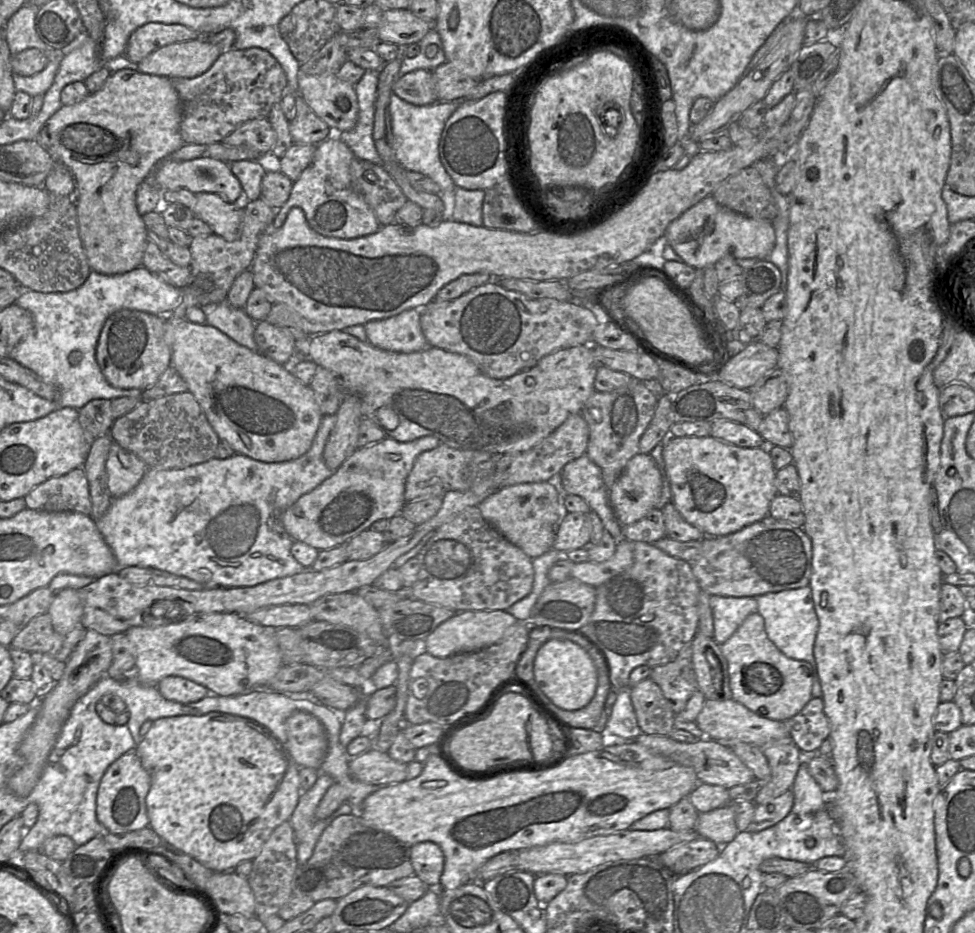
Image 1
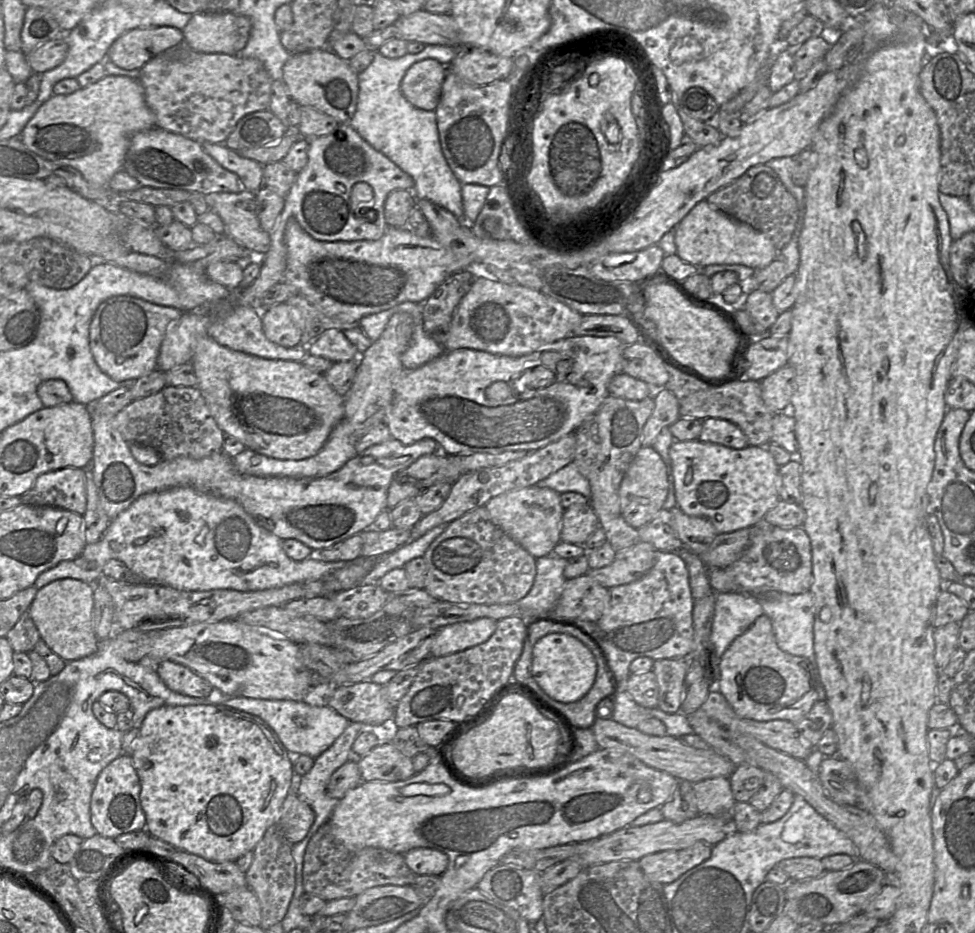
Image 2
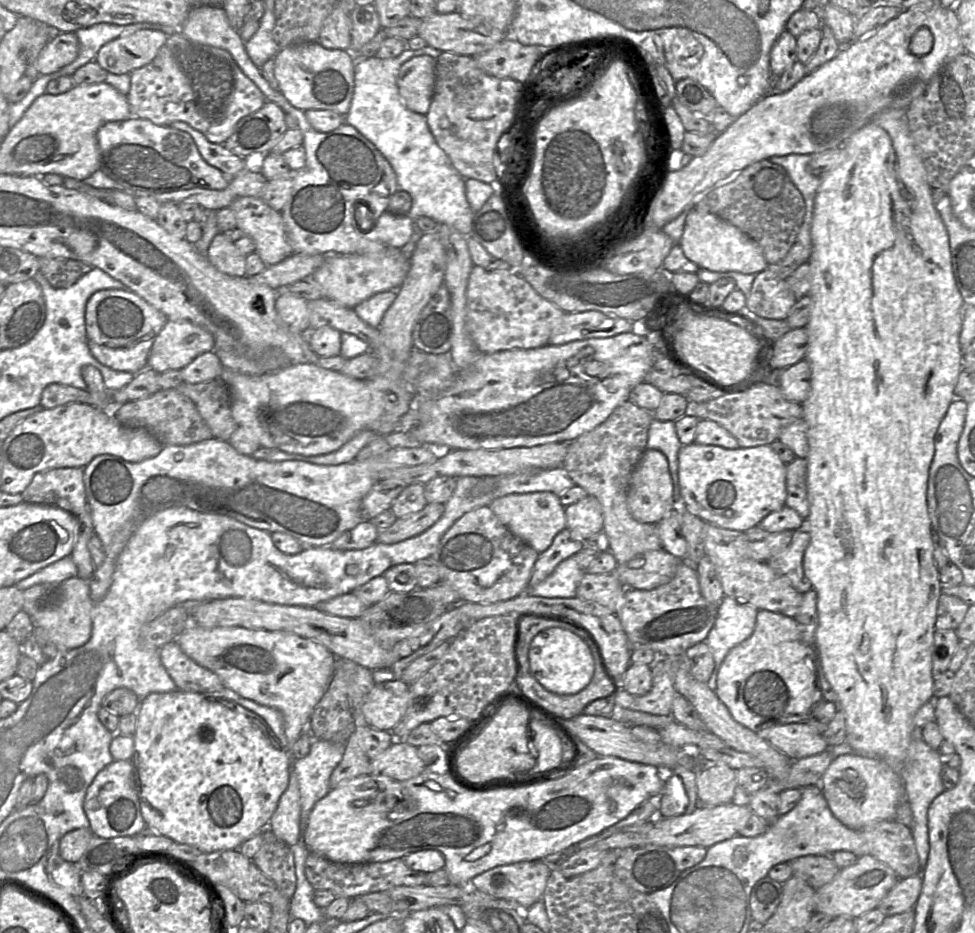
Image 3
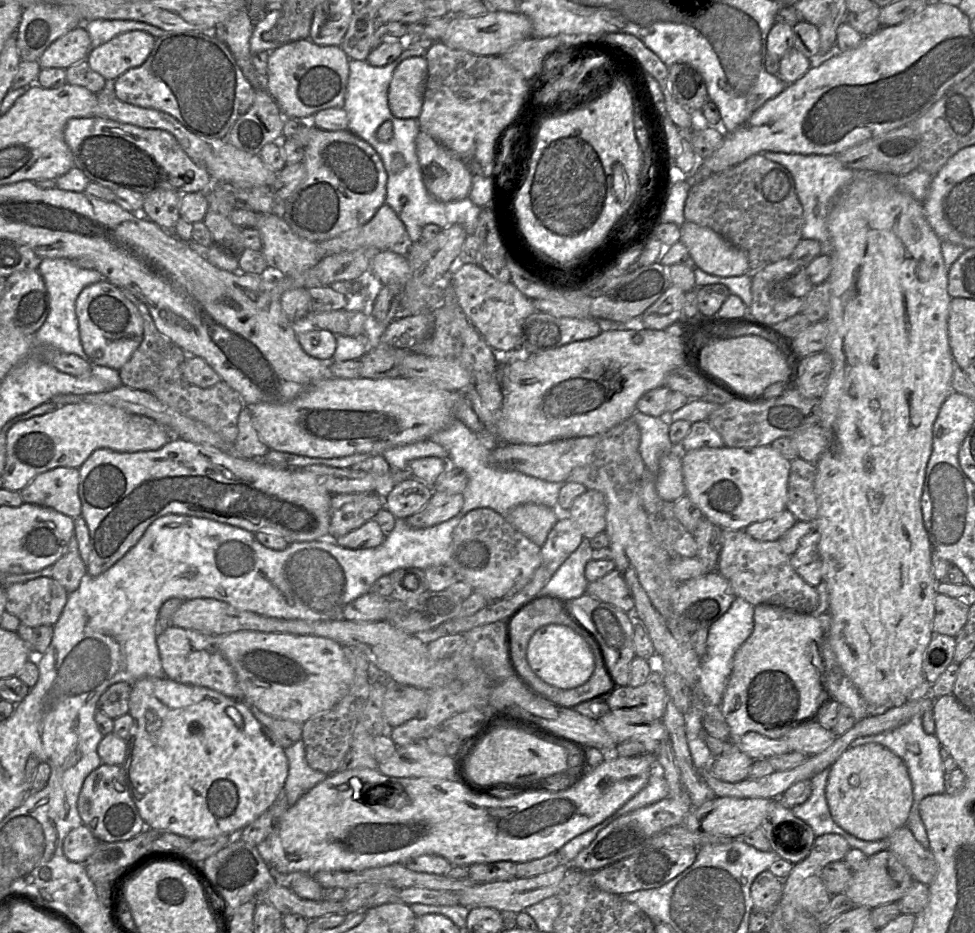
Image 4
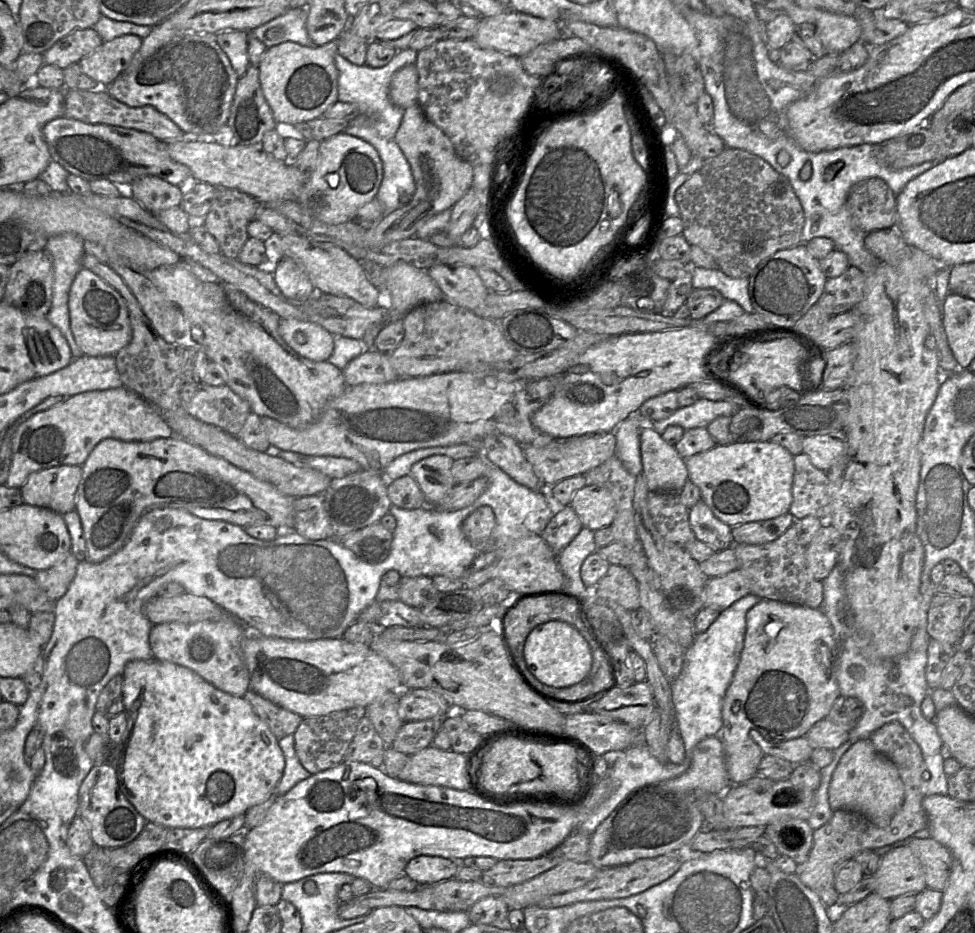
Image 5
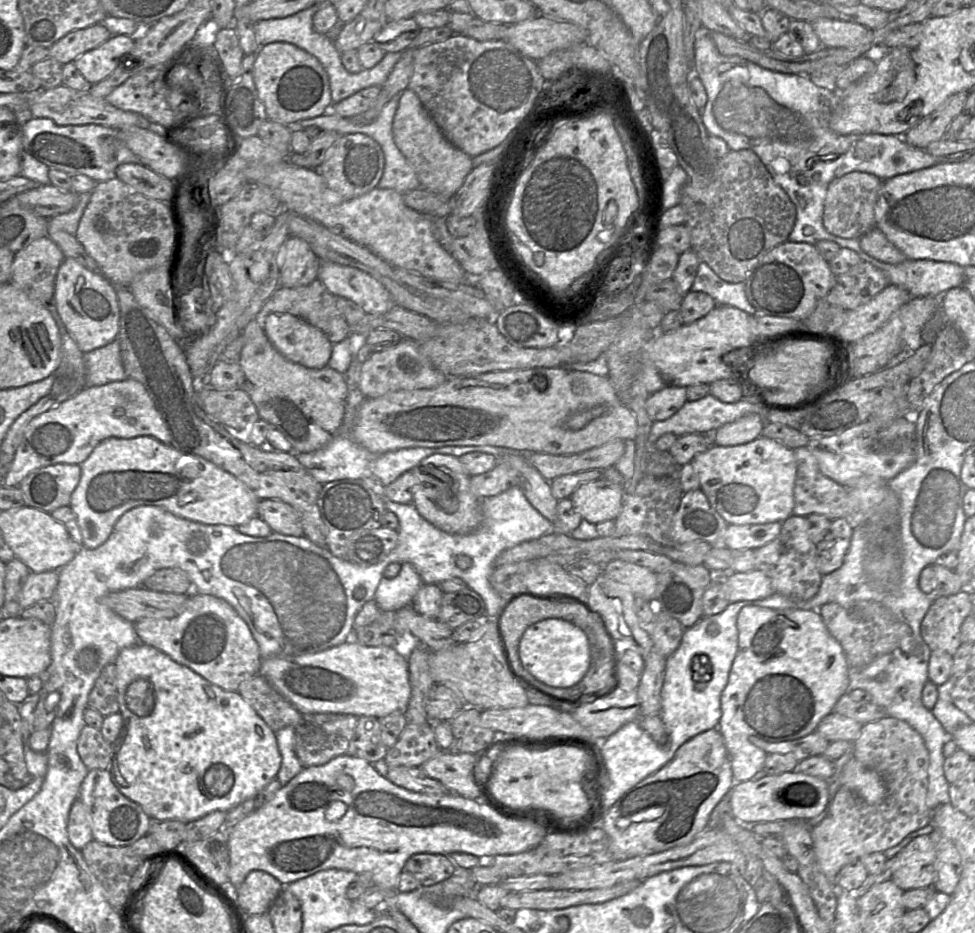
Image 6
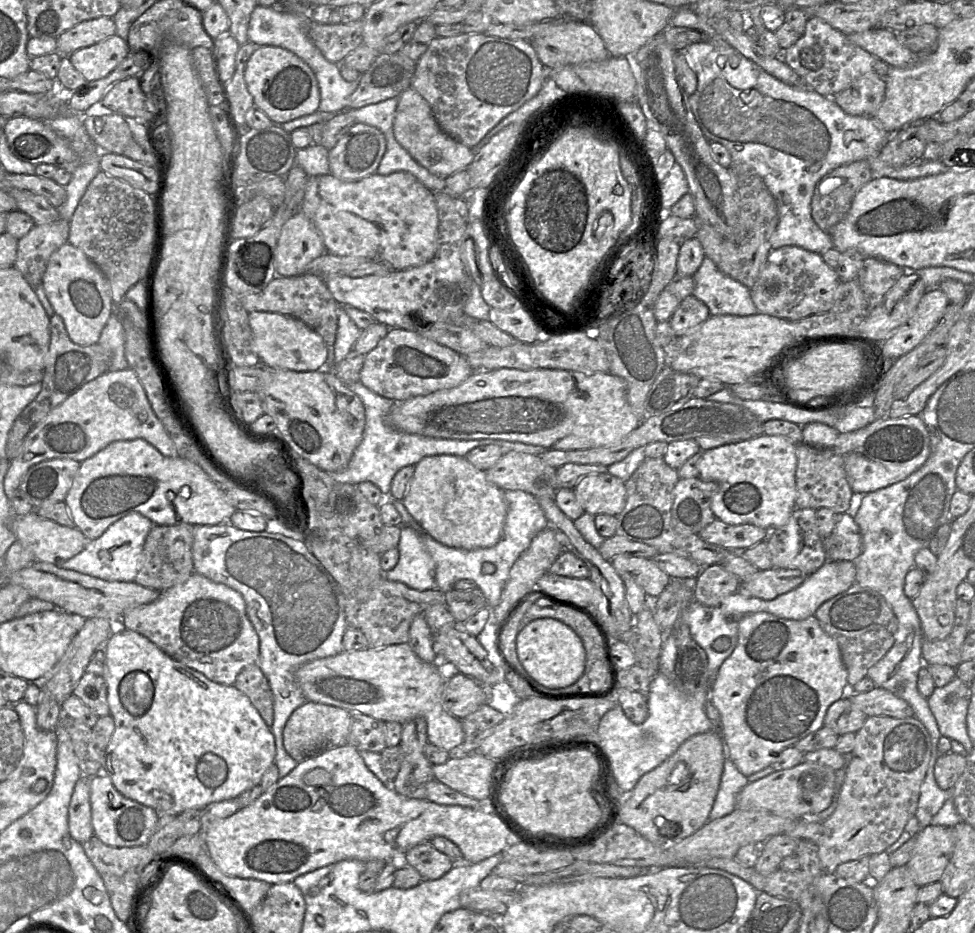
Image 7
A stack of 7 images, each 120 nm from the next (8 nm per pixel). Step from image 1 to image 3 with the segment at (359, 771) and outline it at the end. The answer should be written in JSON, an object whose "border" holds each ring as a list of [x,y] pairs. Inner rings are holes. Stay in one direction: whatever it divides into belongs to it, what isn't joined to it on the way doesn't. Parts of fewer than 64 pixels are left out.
{"border":[[[395,740],[389,748],[370,760],[371,774],[387,776],[397,781],[405,781],[426,770],[418,755],[418,748],[405,741]]]}

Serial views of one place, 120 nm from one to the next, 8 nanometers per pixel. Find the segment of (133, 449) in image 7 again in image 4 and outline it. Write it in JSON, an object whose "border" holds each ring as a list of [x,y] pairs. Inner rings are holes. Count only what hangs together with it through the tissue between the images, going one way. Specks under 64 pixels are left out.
{"border":[[[170,437],[158,450],[133,453],[107,448],[95,450],[78,468],[78,493],[81,516],[90,536],[87,573],[96,577],[121,559],[141,538],[157,518],[167,514],[206,518],[256,533],[270,531],[288,542],[328,539],[331,494],[324,486],[324,478],[302,468],[271,465],[263,459],[245,459],[221,451],[207,444],[199,444],[179,437]]]}

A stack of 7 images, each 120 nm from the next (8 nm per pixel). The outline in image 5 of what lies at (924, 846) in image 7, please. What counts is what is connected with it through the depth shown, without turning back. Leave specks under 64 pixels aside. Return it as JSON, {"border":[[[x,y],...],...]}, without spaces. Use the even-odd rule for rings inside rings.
{"border":[[[908,845],[895,848],[882,856],[872,877],[874,892],[887,900],[903,895],[917,895],[927,888],[922,864]]]}

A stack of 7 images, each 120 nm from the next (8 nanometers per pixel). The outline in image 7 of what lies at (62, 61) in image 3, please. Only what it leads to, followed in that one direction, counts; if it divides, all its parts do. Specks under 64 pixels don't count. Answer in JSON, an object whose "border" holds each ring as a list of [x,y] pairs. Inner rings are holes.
{"border":[[[111,17],[83,21],[57,38],[57,52],[63,57],[82,48],[97,44],[116,34],[116,24]]]}

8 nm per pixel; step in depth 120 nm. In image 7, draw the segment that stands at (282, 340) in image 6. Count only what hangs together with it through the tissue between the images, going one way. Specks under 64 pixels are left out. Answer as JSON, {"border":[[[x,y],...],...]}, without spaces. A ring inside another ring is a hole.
{"border":[[[273,312],[249,313],[253,335],[253,350],[261,364],[273,369],[309,372],[323,370],[328,357],[328,345],[321,335],[299,319]]]}

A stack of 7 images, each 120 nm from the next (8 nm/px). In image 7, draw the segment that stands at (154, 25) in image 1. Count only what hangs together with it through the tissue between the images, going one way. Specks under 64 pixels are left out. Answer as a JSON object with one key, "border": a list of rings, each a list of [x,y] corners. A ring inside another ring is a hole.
{"border":[[[115,34],[97,44],[75,51],[69,56],[69,60],[87,82],[92,82],[108,76],[129,53],[128,41]]]}

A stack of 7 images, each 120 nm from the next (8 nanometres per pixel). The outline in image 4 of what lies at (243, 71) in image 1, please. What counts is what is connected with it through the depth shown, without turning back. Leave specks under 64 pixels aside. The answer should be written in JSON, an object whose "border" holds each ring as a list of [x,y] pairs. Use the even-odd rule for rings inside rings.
{"border":[[[166,32],[156,39],[147,60],[115,80],[116,97],[128,104],[165,112],[207,142],[224,141],[235,122],[251,107],[255,89],[243,75],[229,48],[210,32]]]}

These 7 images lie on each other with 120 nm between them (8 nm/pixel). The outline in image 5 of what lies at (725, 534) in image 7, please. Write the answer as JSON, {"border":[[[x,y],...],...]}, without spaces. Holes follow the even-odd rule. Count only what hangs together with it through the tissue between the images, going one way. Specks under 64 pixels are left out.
{"border":[[[788,512],[778,517],[739,524],[732,527],[733,542],[763,544],[779,538],[796,519]]]}

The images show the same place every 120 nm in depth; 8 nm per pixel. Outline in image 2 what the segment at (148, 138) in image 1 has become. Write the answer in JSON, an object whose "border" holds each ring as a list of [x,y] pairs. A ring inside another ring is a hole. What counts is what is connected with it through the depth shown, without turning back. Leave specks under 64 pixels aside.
{"border":[[[105,75],[96,83],[81,87],[74,93],[53,94],[39,107],[18,137],[33,153],[46,160],[74,168],[92,186],[101,188],[108,187],[114,174],[123,170],[131,137],[155,126],[155,115],[145,102],[139,81],[127,76]]]}

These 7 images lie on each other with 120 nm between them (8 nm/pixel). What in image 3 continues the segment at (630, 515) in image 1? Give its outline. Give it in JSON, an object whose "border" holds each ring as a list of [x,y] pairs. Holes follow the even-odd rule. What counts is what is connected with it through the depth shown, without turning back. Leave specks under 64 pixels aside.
{"border":[[[646,449],[632,471],[627,491],[627,506],[632,517],[641,523],[657,524],[677,508],[666,456],[659,450]]]}

